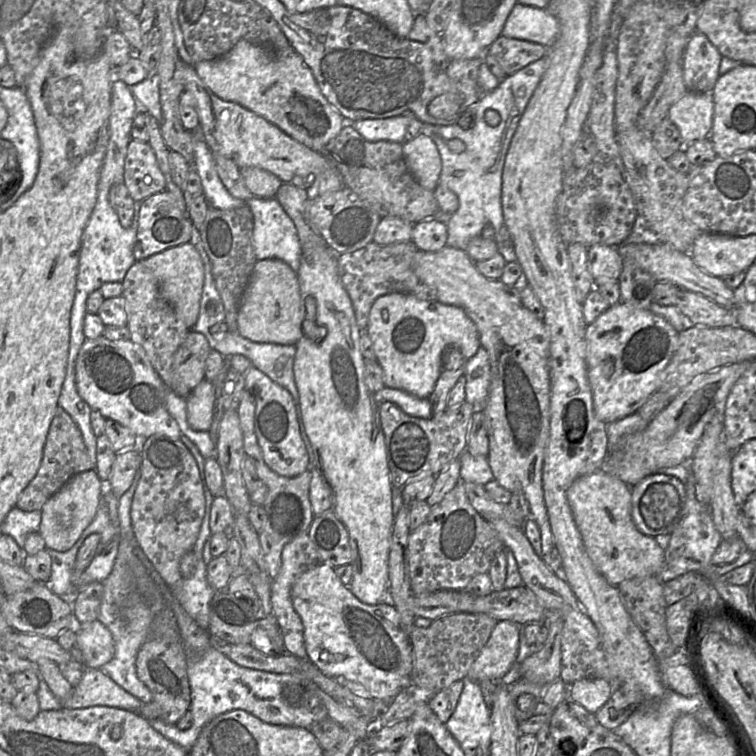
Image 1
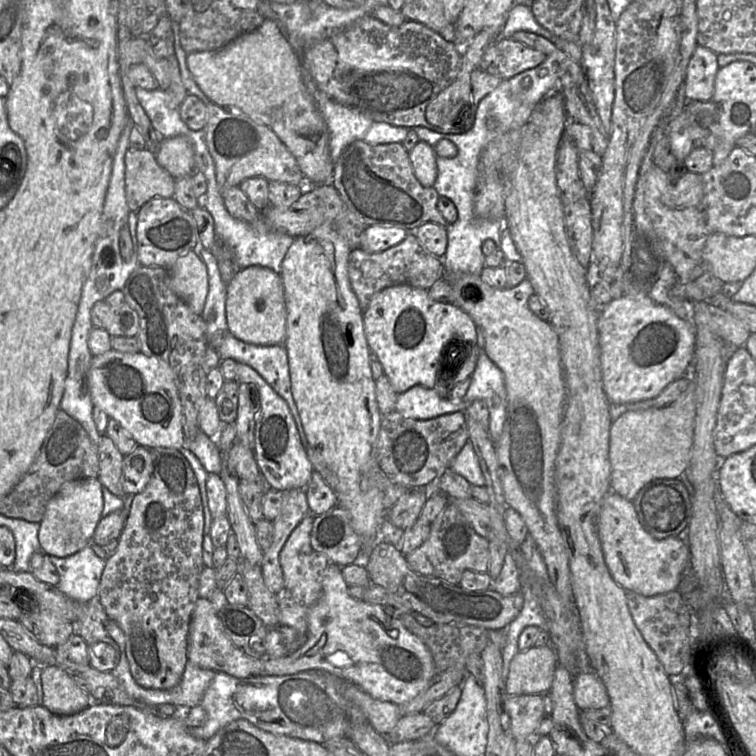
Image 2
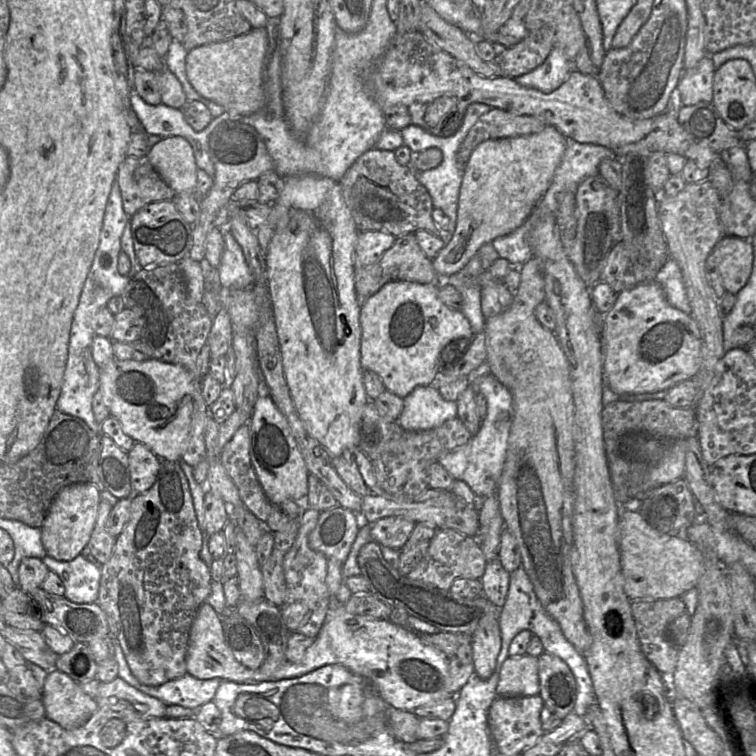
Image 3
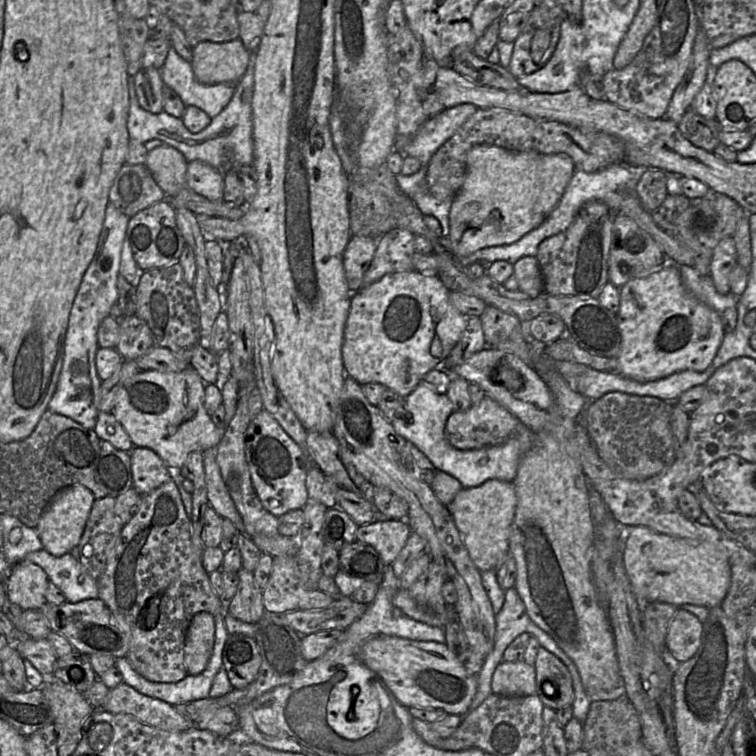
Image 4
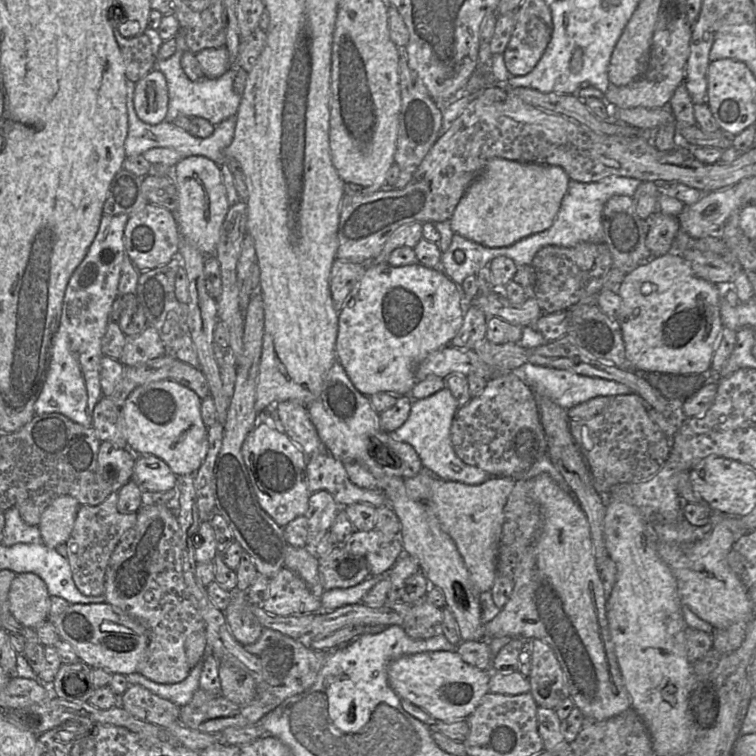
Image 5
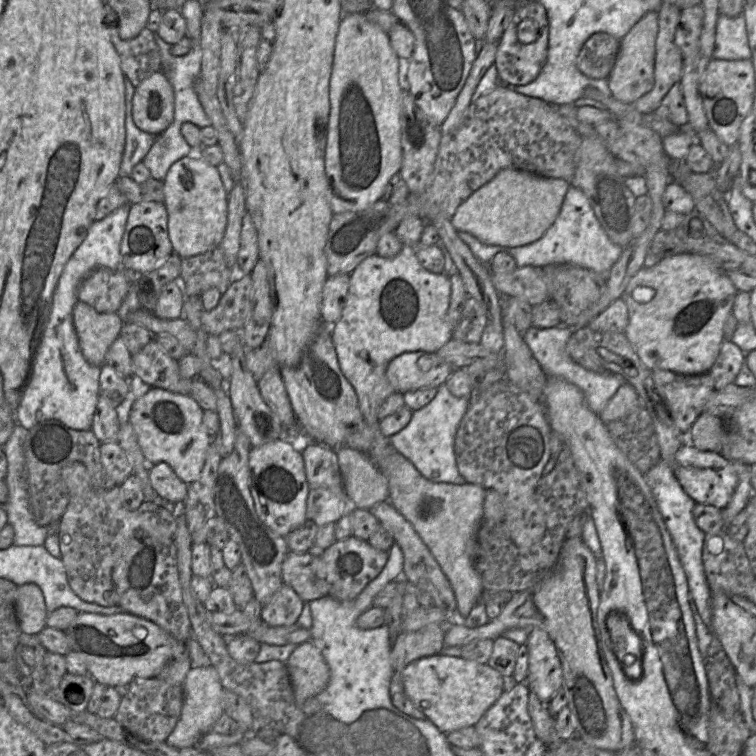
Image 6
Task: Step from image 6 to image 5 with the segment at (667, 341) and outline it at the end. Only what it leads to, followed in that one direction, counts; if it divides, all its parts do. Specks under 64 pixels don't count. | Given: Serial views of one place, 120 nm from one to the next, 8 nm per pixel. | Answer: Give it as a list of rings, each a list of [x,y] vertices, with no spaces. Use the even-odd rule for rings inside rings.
[[[678,253],[651,258],[627,274],[618,287],[622,305],[617,321],[632,371],[642,374],[706,375],[724,328],[720,314],[724,290],[698,277]]]

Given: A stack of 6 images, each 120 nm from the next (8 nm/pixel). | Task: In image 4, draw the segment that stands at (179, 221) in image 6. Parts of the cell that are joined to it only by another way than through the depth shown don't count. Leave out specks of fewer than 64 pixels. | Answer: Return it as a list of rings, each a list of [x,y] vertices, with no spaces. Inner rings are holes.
[[[203,161],[188,163],[186,186],[210,201],[222,201],[224,198],[223,172]]]

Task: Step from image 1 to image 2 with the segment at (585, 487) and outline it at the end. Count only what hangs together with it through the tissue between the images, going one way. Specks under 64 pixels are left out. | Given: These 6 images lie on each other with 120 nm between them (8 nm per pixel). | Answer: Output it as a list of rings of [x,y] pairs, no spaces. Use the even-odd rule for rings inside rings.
[[[612,491],[600,506],[597,533],[605,564],[613,580],[625,591],[648,597],[675,591],[689,569],[687,542],[677,536],[659,539],[650,535],[640,524],[633,502]]]

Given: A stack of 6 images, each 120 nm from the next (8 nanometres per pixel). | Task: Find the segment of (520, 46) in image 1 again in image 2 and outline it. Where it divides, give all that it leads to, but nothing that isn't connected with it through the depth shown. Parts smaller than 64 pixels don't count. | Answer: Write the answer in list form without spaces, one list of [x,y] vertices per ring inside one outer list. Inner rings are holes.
[[[501,37],[495,46],[498,52],[497,71],[504,79],[535,68],[547,58],[544,53],[511,38]]]

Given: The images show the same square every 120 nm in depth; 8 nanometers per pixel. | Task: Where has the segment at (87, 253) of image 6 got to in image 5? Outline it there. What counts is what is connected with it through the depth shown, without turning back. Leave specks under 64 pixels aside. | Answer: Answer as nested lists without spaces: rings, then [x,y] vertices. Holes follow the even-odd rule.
[[[103,214],[92,244],[69,279],[59,327],[52,340],[46,378],[34,404],[35,415],[60,413],[84,427],[92,427],[94,407],[103,396],[100,383],[102,339],[112,305],[118,297],[125,250],[123,235],[128,219],[127,214]]]

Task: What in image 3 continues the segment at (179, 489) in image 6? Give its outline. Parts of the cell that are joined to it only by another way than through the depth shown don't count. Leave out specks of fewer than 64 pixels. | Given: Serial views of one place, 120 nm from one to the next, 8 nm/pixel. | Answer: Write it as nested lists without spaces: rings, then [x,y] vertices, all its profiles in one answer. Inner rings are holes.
[[[135,442],[128,452],[132,491],[147,492],[154,484],[161,459],[141,442]]]

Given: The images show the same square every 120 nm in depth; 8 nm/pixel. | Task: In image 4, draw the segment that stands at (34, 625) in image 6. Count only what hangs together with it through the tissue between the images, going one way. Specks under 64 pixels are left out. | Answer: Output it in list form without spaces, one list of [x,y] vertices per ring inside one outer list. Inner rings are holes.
[[[22,560],[8,572],[6,597],[22,610],[41,609],[47,602],[48,579],[42,567]]]

